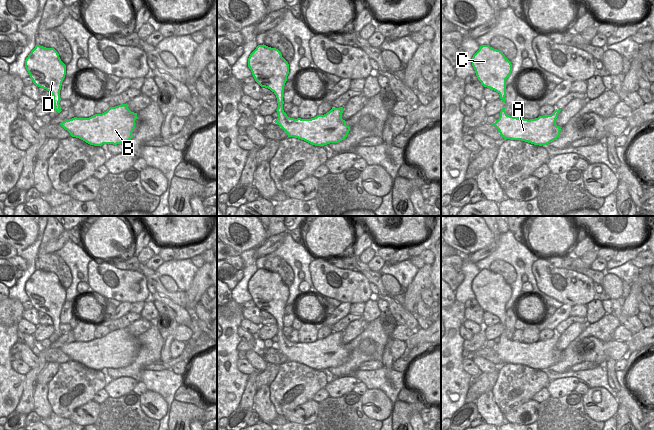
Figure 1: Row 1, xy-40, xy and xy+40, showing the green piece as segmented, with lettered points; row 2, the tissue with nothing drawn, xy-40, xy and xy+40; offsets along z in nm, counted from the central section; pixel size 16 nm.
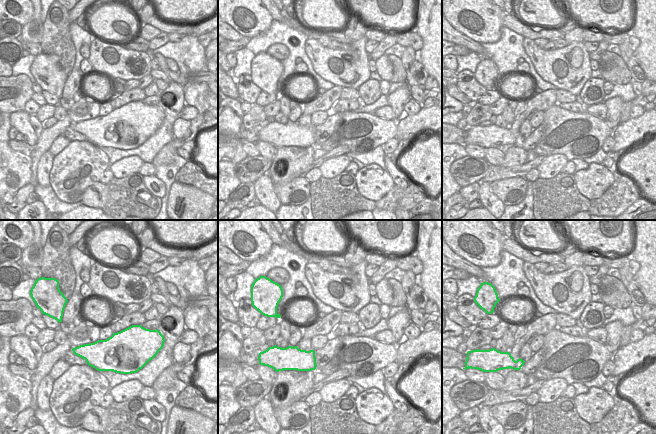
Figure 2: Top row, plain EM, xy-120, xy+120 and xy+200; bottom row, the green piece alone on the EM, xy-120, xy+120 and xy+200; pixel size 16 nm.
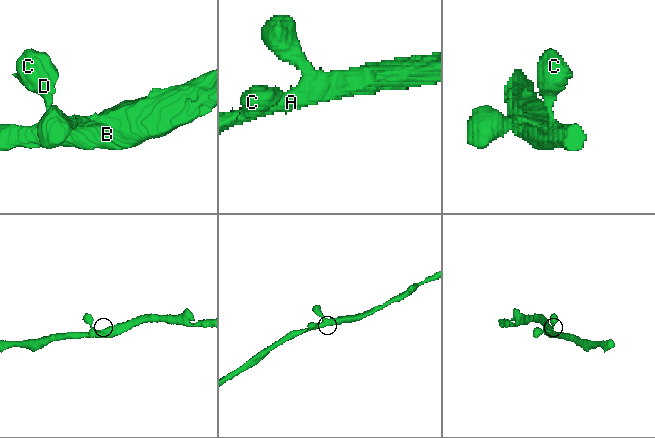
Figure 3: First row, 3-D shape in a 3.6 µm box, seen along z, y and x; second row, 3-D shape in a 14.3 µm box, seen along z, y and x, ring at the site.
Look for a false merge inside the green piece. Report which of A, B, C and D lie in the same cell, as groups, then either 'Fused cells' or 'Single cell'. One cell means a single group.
Groups: A B C D. Single cell

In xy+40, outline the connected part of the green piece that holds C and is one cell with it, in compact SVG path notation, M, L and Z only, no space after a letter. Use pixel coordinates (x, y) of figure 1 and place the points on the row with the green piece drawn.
M482 45L472 57L472 66L481 84L496 91L505 103L506 79L512 71L512 64L505 55L489 45Z

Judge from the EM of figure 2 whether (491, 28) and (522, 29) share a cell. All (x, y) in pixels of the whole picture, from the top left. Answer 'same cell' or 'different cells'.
different cells

